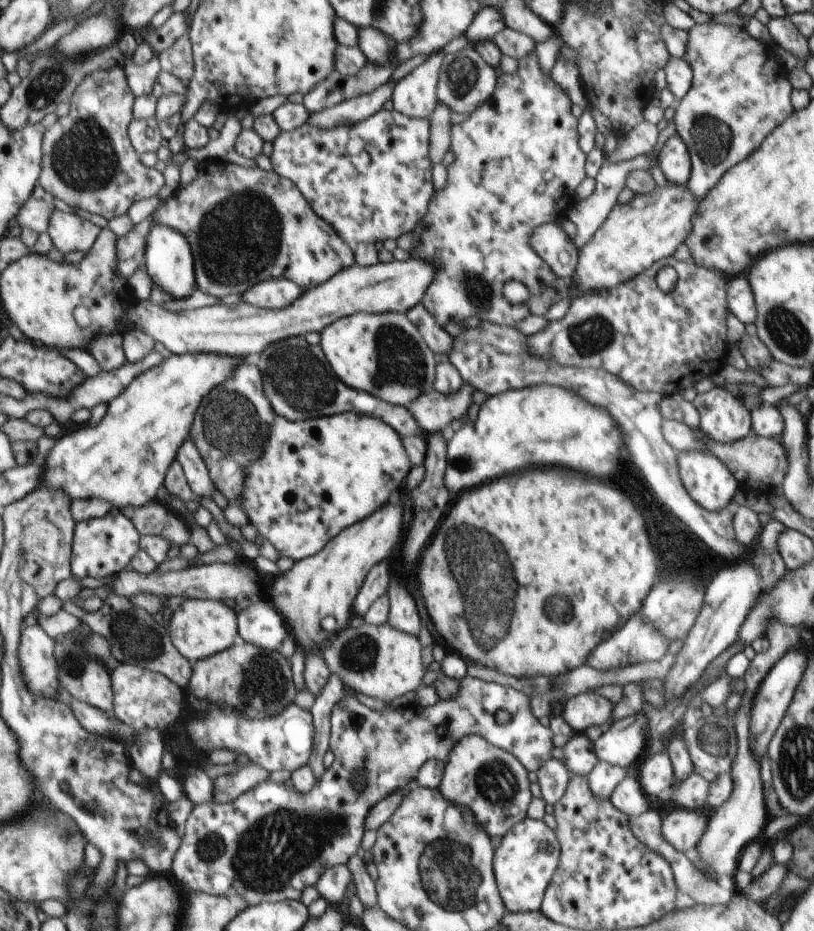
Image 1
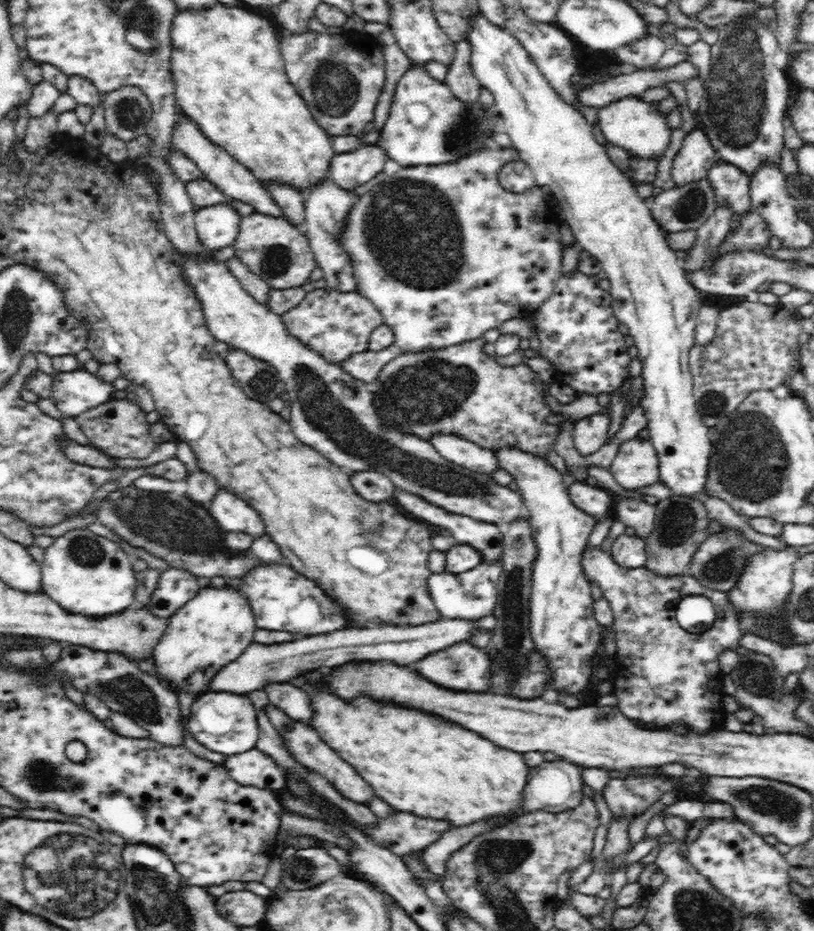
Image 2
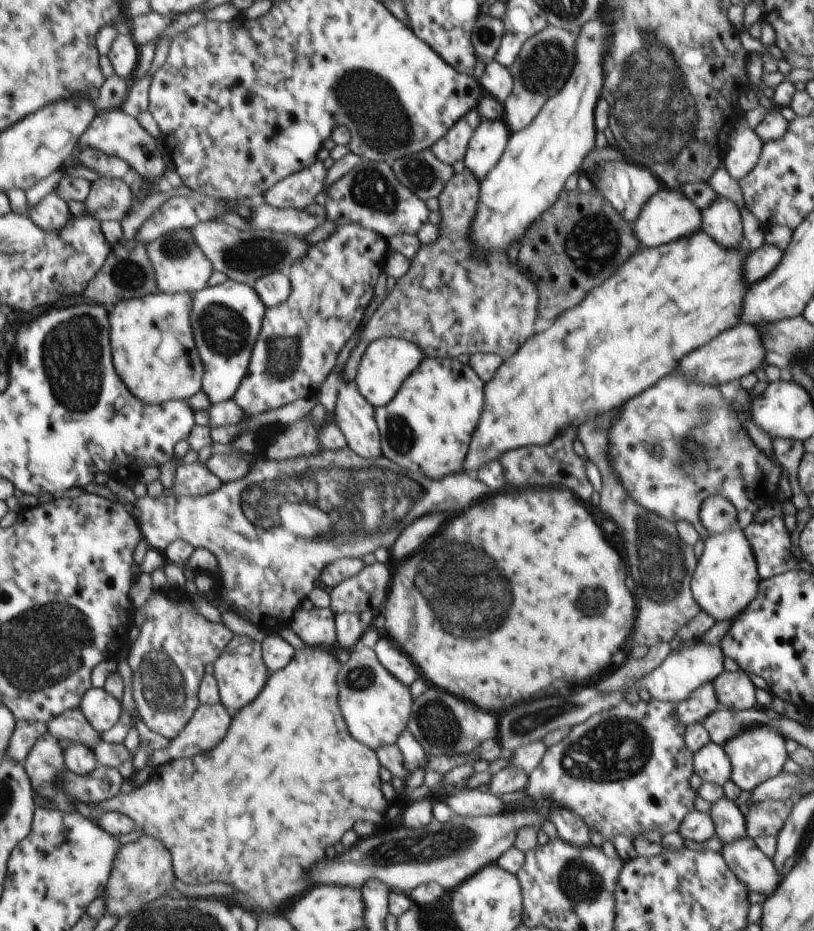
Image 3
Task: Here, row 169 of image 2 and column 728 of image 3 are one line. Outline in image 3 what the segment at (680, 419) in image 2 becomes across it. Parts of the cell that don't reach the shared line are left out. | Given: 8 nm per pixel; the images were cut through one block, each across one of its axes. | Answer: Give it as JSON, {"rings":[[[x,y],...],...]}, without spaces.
{"rings":[[[734,526],[728,532],[704,539],[704,550],[691,578],[691,592],[704,612],[716,622],[734,621],[742,615],[759,594],[760,581],[754,553],[741,527]]]}

